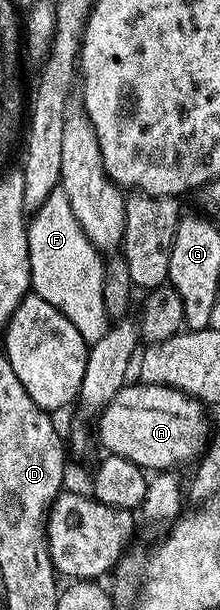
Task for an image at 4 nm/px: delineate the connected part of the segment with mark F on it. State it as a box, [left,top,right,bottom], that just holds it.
[27,186,109,345]

